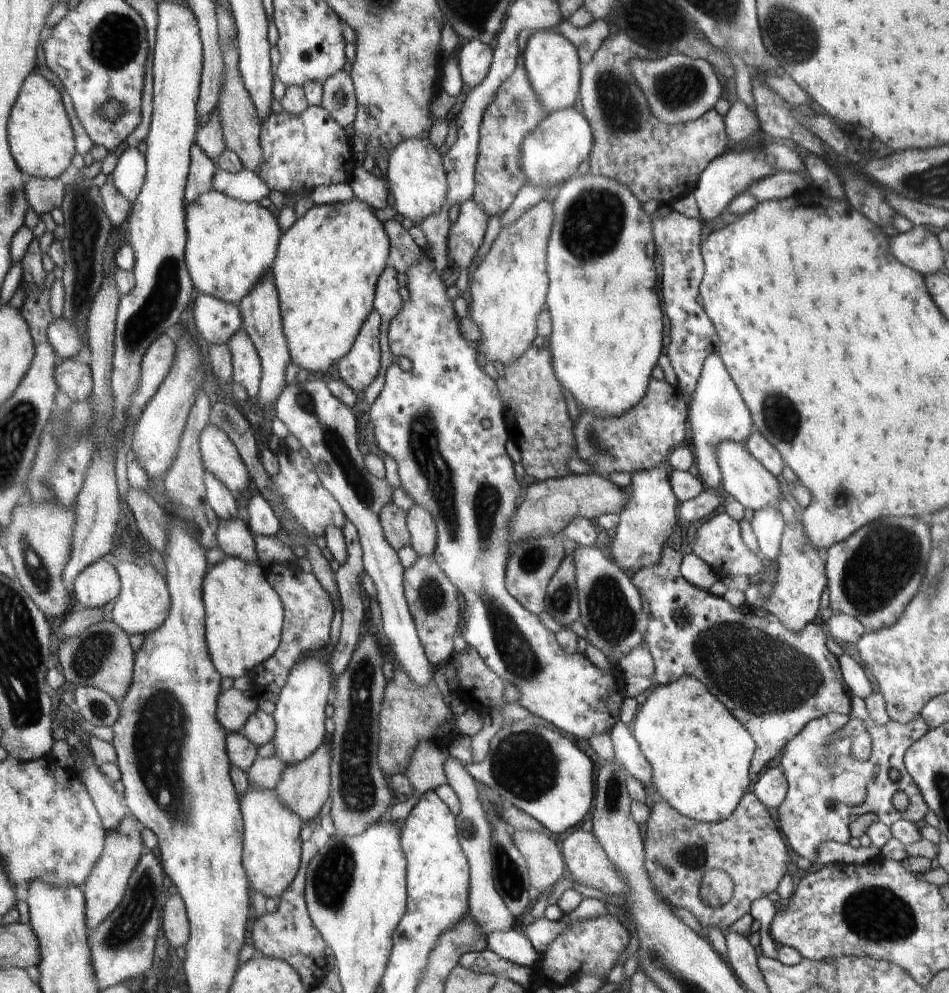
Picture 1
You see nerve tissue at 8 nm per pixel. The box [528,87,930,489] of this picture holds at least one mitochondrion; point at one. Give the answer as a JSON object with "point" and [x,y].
{"point":[591,225]}

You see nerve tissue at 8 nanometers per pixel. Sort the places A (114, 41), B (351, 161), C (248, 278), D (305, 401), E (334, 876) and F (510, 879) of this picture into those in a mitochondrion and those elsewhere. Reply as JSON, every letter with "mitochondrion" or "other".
{"A":"mitochondrion","B":"other","C":"other","D":"mitochondrion","E":"mitochondrion","F":"mitochondrion"}

